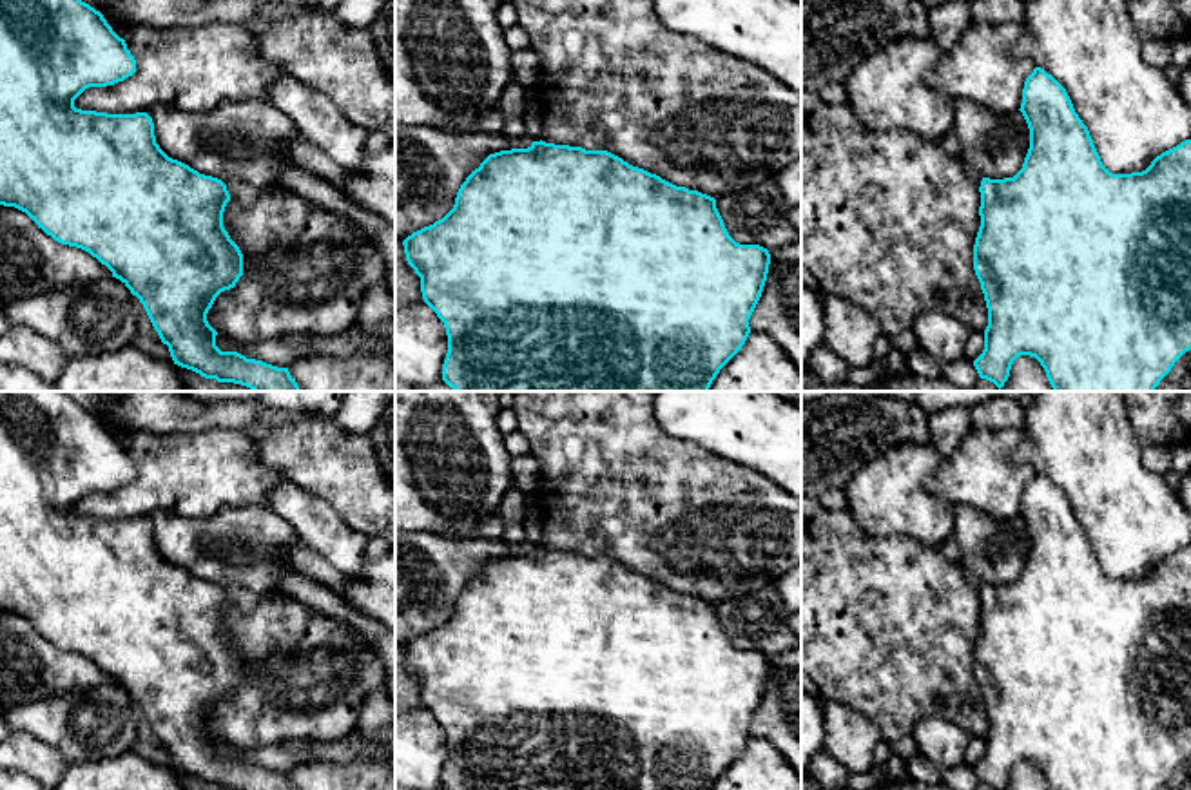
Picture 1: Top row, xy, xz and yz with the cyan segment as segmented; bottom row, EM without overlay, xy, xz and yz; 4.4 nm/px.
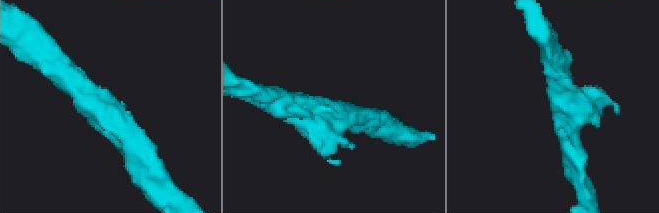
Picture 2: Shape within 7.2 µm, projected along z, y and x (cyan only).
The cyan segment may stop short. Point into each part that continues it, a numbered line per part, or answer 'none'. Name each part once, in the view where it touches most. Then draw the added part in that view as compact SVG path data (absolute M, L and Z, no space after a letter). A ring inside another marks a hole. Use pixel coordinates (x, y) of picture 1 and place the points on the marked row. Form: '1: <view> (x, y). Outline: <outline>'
none

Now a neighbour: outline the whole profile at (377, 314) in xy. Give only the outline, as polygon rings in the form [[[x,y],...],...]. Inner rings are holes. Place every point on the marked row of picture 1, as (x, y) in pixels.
[[[381,281],[364,295],[355,324],[384,339],[395,359],[395,292],[388,281]]]

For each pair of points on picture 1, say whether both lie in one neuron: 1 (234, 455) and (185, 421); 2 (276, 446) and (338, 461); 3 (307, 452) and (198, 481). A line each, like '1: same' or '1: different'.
1: different
2: same
3: different

